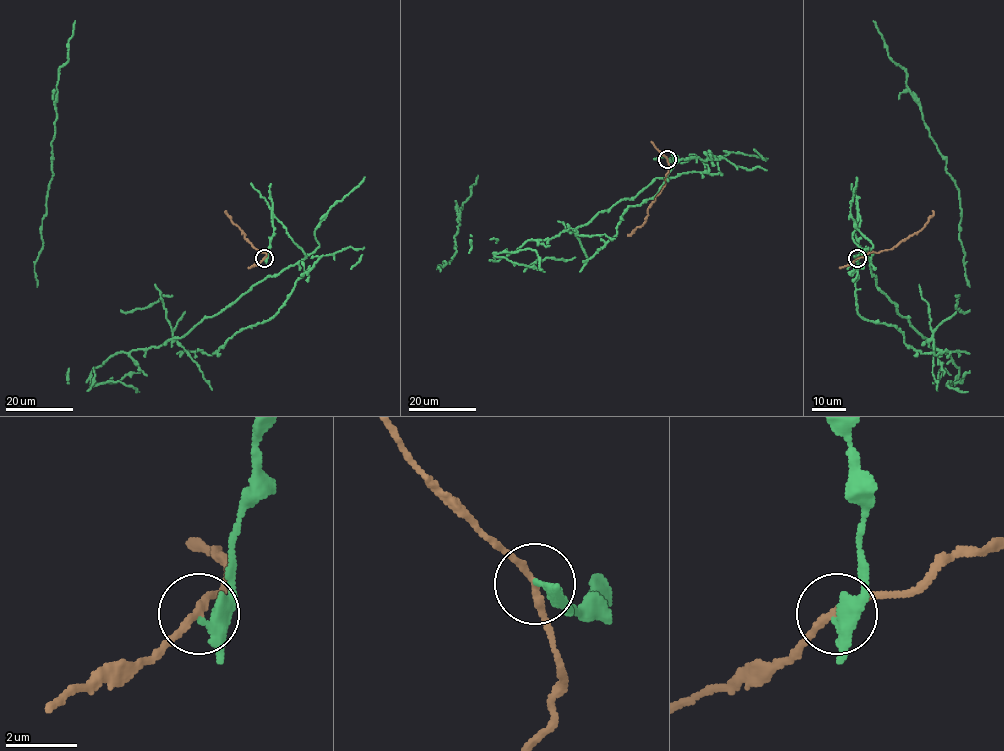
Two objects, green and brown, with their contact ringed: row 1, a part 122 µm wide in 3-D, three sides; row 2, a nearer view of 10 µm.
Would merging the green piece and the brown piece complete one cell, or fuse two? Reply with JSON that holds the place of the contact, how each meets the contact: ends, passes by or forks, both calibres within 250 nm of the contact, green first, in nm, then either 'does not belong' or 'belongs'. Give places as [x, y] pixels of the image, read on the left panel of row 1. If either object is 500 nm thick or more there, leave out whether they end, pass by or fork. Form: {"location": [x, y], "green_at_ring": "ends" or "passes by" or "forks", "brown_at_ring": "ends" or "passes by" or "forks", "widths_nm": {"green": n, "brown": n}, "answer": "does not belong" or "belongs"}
{"location": [264, 258], "green_at_ring": "passes by", "brown_at_ring": "passes by", "widths_nm": {"green": 300, "brown": 200}, "answer": "does not belong"}

